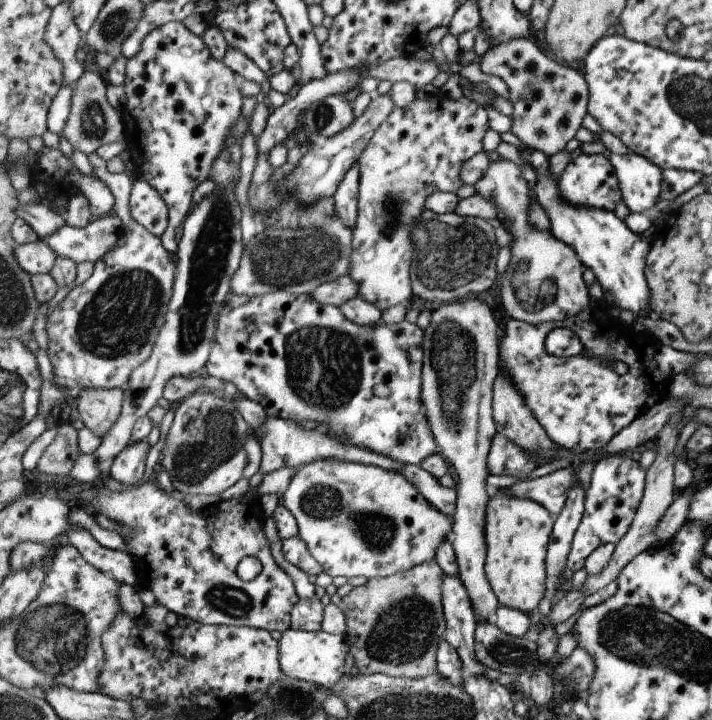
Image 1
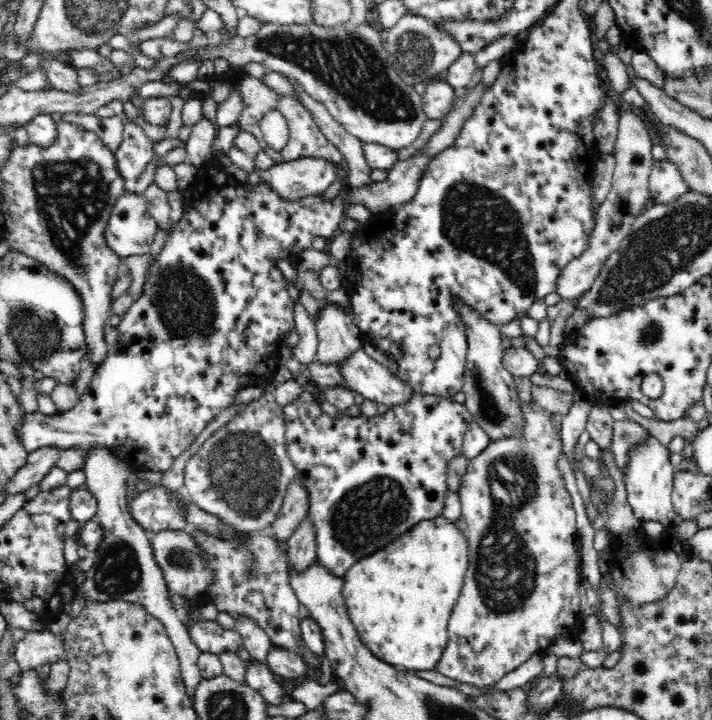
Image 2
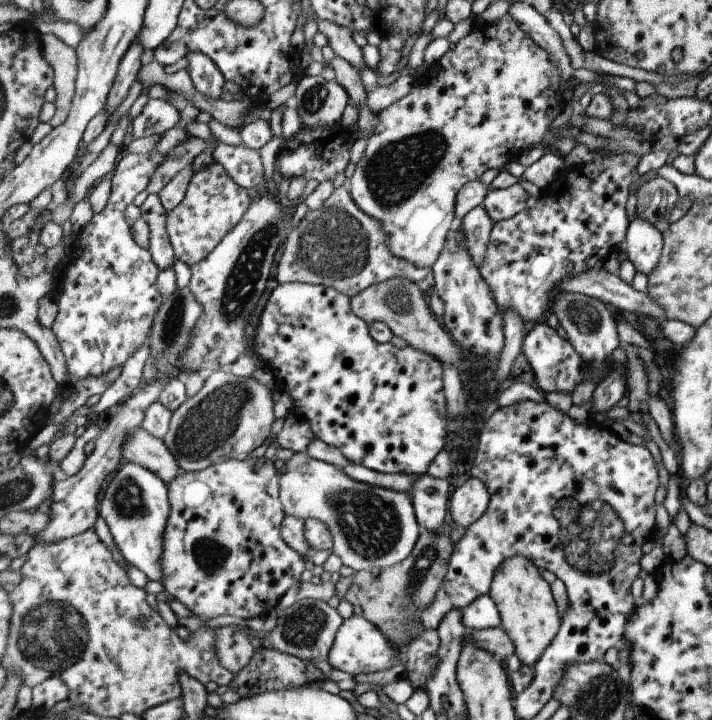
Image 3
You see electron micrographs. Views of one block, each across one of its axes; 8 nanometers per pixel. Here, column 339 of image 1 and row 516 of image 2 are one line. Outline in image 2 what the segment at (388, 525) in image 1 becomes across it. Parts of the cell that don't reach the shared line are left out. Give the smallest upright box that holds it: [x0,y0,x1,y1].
[437,408,582,686]

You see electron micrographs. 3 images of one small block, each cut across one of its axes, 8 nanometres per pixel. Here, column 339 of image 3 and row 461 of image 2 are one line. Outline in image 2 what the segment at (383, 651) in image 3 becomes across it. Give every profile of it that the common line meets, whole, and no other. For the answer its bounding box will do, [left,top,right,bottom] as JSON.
[626,437,682,528]

